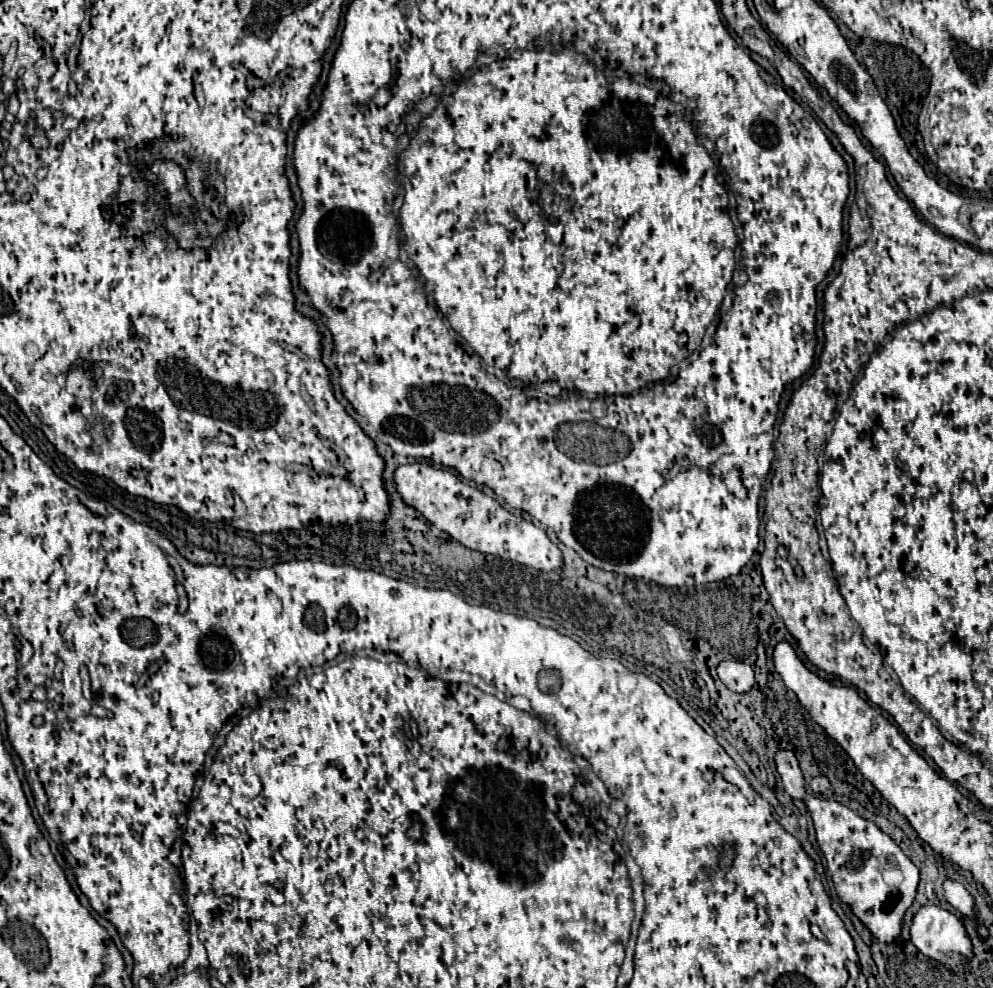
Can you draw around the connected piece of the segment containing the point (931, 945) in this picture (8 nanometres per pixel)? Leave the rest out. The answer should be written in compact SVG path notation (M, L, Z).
M924 905L916 911L912 925L910 925L910 941L916 945L916 949L920 953L924 953L930 959L940 961L948 967L964 963L972 957L972 943L964 931L962 921L938 905Z

